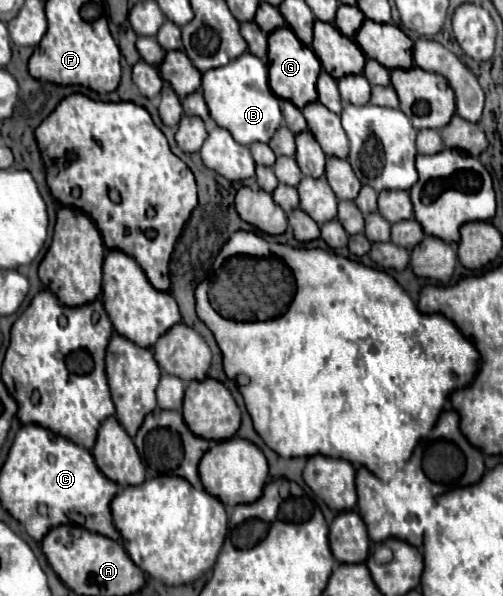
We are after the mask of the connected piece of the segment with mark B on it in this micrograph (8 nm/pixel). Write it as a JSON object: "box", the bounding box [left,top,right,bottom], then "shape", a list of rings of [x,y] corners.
{"box":[202,51,282,143],"shape":[[[250,51],[224,67],[216,67],[202,75],[202,93],[212,119],[228,129],[238,143],[268,143],[282,125],[280,99],[268,87],[268,67]]]}

